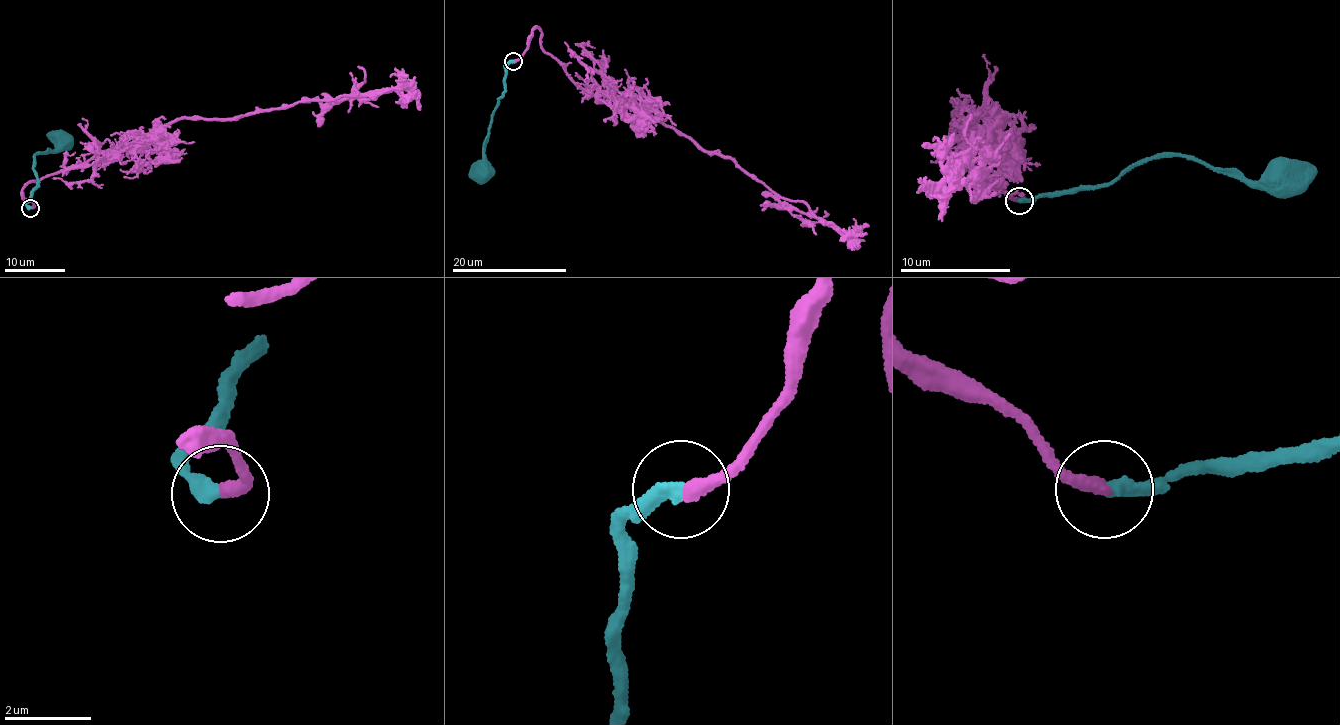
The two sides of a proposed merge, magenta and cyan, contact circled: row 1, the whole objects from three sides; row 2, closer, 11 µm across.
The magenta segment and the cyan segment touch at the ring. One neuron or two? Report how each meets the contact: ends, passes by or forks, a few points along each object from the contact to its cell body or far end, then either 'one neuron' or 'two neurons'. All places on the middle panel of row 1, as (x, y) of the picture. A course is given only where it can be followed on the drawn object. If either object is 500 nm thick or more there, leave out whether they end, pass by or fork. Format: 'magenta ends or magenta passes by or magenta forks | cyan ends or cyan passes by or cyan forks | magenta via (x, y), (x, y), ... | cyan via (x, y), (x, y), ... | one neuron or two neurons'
magenta ends | cyan ends | magenta via (513, 61), (537, 27), (574, 83), (628, 102), (806, 203), (852, 248) | cyan via (513, 61), (506, 66), (504, 93), (494, 111), (484, 151), (484, 160), (489, 165), (484, 169) | one neuron

